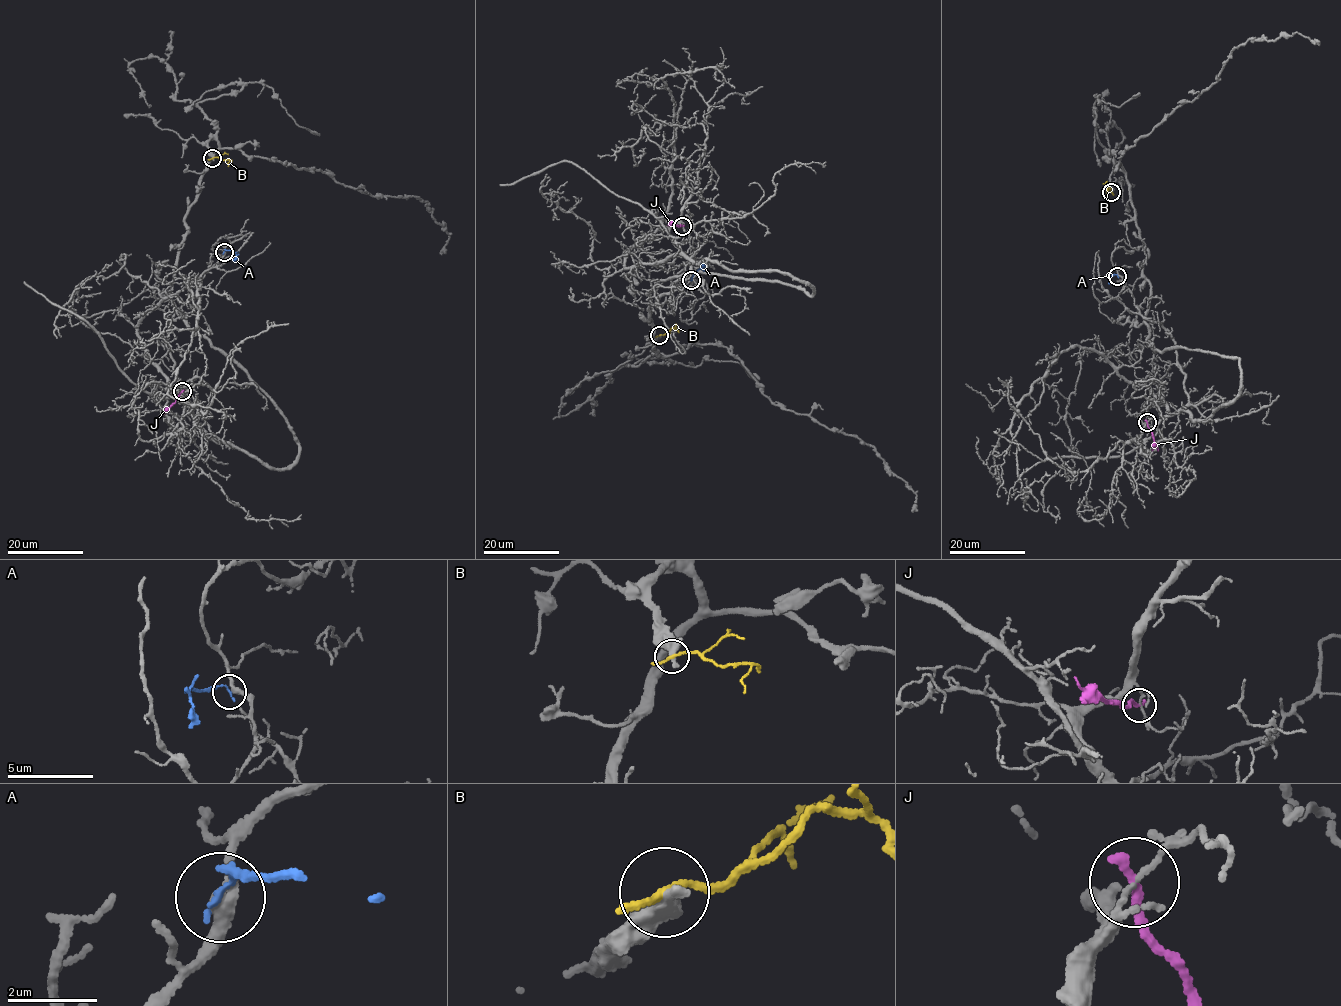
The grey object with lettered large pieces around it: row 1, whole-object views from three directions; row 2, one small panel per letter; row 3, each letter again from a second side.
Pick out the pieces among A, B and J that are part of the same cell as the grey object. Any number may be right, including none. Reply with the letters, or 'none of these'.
none of these

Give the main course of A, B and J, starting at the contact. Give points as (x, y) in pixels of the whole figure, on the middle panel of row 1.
A: (691, 280), (704, 266), (701, 264)
B: (659, 335), (664, 335), (676, 324)
J: (682, 226), (668, 225)

